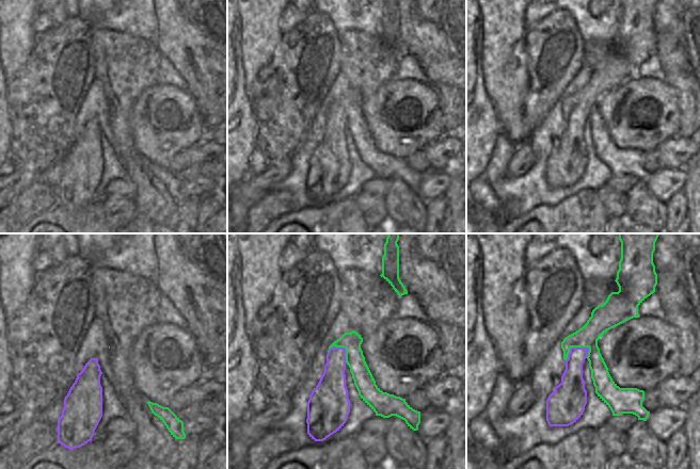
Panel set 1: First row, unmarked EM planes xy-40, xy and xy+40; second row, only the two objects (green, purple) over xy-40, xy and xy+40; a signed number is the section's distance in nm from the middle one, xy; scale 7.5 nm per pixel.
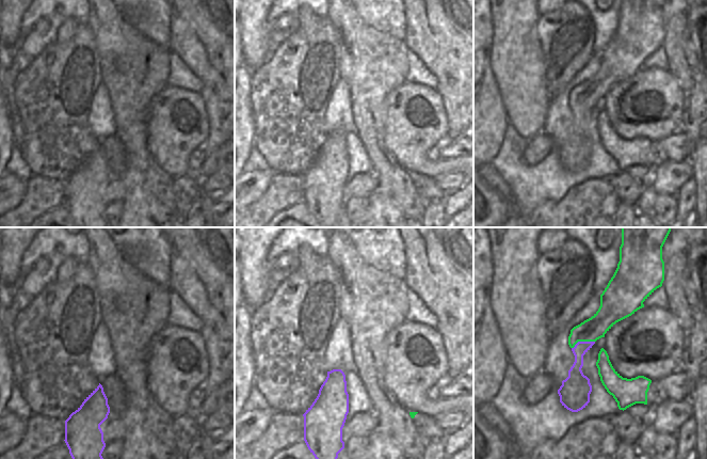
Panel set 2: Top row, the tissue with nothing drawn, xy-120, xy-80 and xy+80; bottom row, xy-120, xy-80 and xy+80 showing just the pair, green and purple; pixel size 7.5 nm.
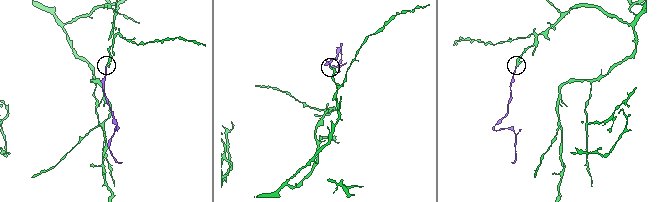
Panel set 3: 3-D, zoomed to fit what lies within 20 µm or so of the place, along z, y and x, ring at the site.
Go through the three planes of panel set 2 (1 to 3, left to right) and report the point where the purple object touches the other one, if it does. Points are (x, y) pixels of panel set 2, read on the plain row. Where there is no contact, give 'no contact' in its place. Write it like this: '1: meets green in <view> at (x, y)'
1: no contact
2: no contact
3: meets green in xy+80 at (582, 101)

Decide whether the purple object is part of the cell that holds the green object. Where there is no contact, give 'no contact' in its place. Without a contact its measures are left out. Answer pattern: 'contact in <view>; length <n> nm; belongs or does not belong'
contact in xy+40; length 200 nm; belongs

